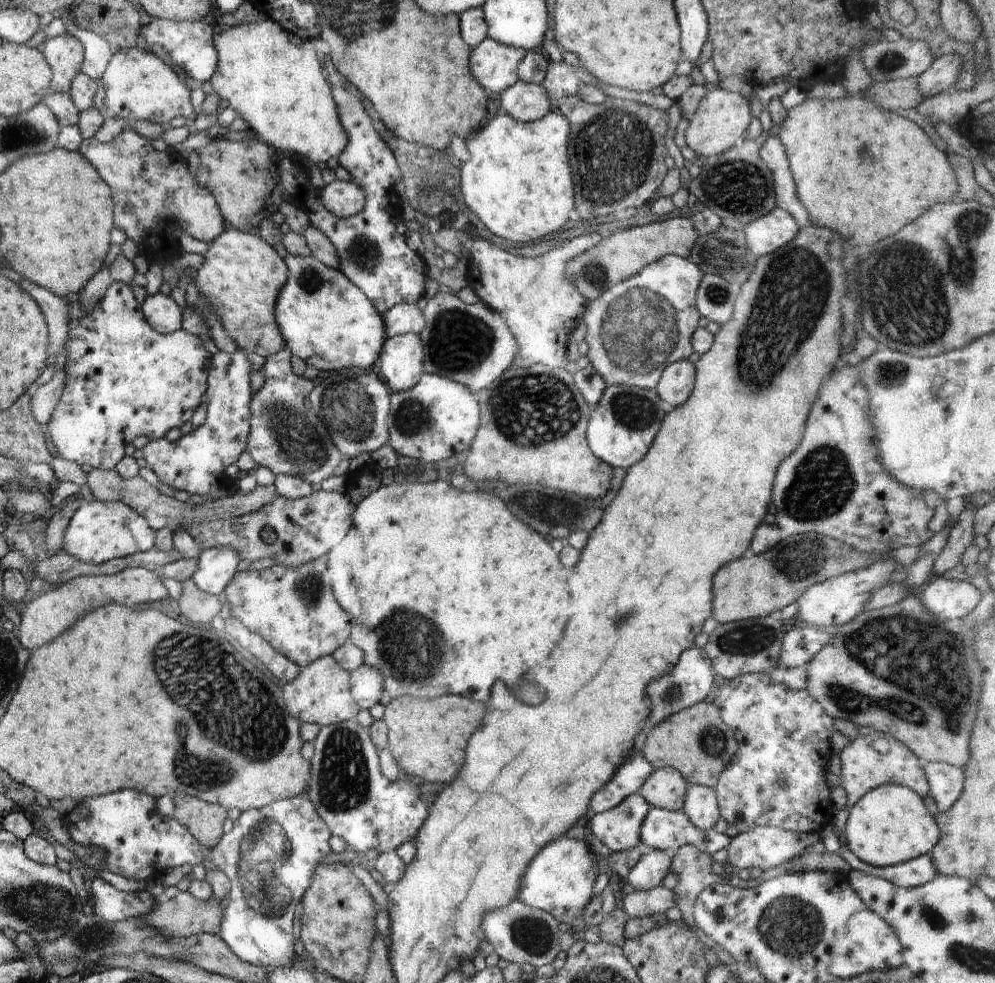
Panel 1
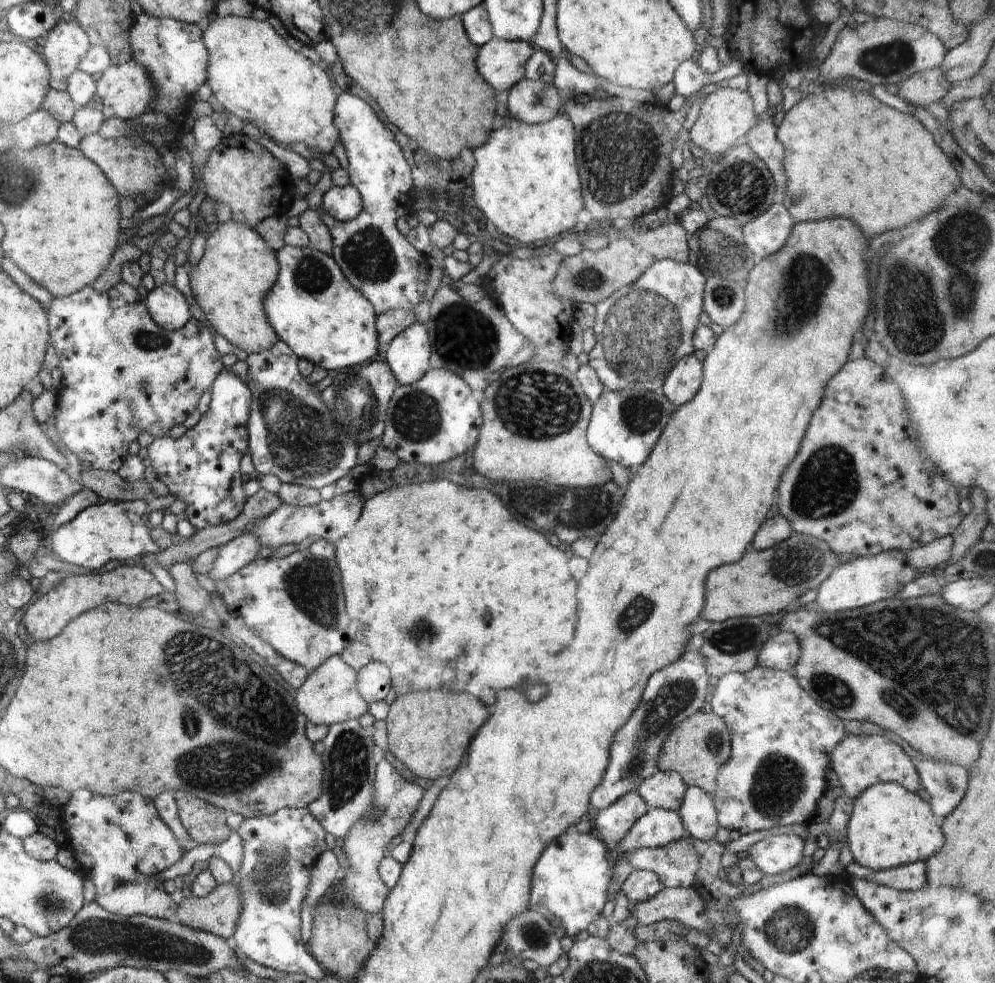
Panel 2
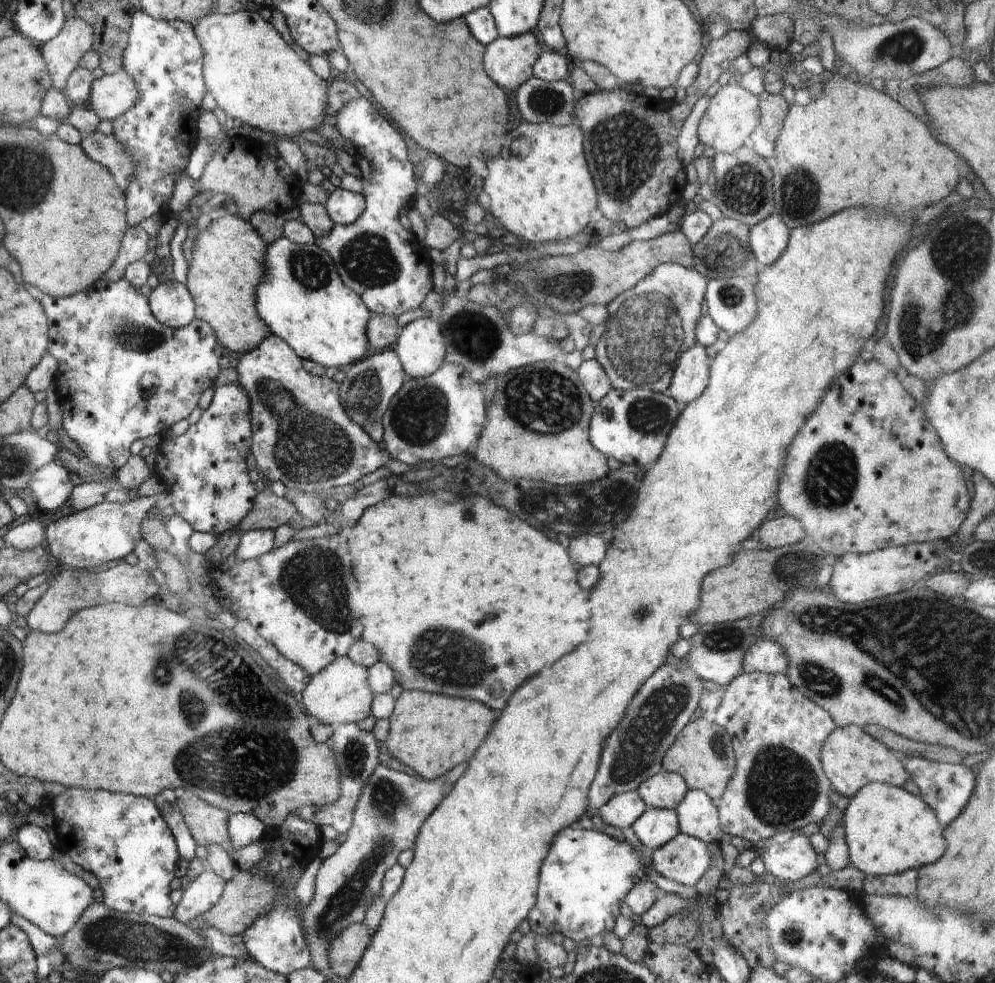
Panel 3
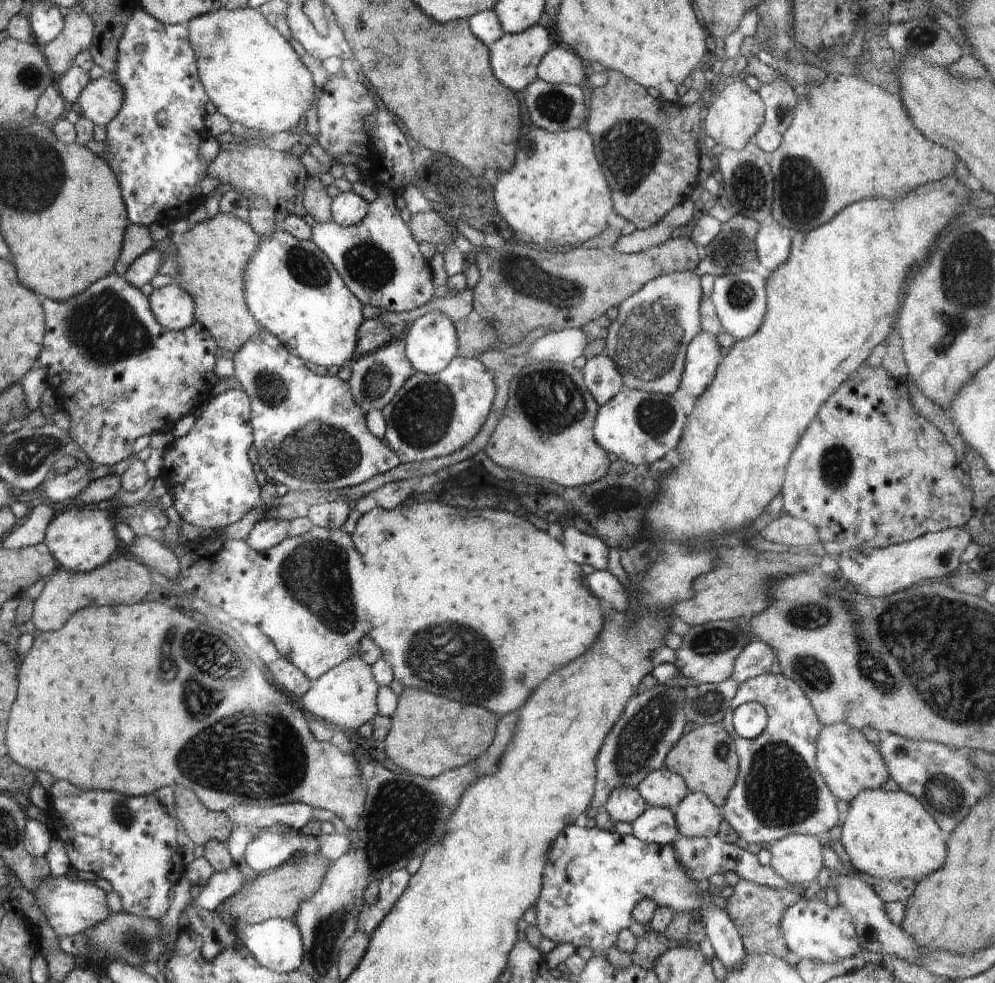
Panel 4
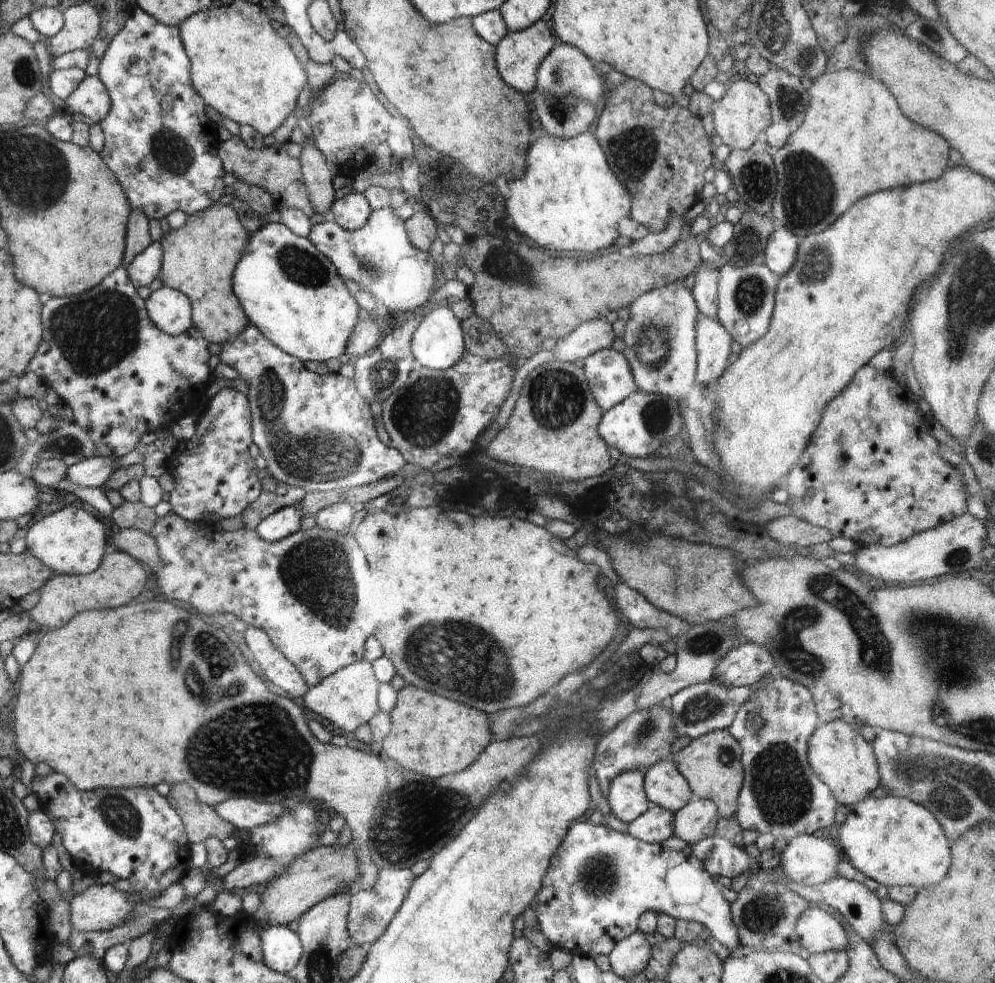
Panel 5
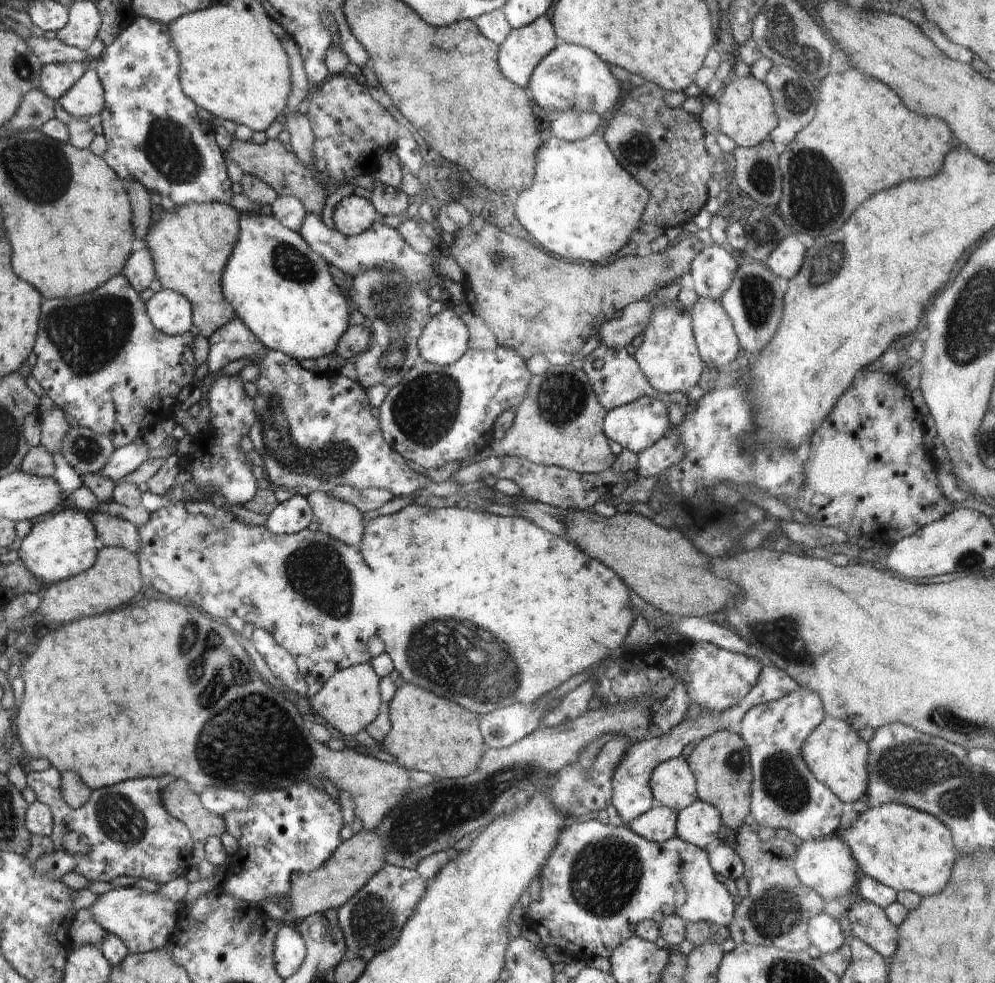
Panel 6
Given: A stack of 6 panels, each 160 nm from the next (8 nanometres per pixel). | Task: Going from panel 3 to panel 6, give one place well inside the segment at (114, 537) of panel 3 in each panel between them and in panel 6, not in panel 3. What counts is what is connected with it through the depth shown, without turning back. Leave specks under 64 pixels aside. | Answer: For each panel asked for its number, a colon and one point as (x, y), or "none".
4: (83, 539)
5: (71, 541)
6: (63, 544)

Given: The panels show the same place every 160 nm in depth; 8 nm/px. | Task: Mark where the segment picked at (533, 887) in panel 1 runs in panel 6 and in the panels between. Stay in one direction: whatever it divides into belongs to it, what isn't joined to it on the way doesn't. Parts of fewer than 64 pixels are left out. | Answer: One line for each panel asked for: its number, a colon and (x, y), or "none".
2: (569, 886)
3: (586, 875)
4: (594, 878)
5: (599, 882)
6: (601, 880)

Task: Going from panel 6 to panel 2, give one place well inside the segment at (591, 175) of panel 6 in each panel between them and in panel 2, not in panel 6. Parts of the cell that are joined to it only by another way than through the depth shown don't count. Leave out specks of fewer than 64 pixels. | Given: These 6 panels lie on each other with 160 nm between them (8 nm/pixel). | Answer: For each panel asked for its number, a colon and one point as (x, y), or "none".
2: (526, 182)
3: (546, 194)
4: (556, 193)
5: (569, 200)

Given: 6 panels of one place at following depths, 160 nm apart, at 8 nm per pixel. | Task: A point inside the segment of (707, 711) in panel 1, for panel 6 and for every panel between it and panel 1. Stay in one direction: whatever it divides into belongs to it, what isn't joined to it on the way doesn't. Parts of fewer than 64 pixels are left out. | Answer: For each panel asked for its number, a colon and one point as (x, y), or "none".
2: (697, 747)
3: (702, 754)
4: (706, 758)
5: (711, 765)
6: (720, 763)

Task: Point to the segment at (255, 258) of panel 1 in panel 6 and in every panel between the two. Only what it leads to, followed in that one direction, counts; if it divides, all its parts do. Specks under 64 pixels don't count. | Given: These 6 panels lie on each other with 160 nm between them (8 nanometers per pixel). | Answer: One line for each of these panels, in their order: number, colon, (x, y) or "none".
2: (230, 284)
3: (228, 259)
4: (212, 257)
5: (200, 257)
6: (190, 245)

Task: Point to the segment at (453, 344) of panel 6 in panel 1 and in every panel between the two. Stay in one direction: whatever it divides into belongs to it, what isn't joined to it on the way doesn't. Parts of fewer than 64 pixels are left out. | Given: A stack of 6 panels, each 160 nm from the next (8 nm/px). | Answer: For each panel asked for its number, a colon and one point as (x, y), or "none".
1: (401, 359)
2: (408, 355)
3: (421, 348)
4: (431, 342)
5: (438, 343)

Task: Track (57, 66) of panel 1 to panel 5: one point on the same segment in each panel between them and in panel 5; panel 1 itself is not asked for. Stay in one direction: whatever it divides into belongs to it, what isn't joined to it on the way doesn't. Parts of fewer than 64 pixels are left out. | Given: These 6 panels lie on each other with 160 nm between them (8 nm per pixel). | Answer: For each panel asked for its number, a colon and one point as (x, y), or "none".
2: (64, 47)
3: (63, 54)
4: (76, 35)
5: (82, 23)

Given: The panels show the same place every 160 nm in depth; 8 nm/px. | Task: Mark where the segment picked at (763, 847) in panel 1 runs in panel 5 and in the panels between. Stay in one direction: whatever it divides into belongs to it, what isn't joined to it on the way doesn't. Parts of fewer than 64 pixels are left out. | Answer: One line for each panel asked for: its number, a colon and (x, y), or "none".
2: (776, 854)
3: (791, 860)
4: (798, 858)
5: (810, 860)

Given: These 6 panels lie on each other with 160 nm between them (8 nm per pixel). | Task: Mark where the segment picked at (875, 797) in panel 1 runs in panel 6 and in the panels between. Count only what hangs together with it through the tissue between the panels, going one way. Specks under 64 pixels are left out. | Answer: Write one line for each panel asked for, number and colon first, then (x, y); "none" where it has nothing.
2: (889, 826)
3: (888, 830)
4: (889, 835)
5: (897, 843)
6: (907, 849)

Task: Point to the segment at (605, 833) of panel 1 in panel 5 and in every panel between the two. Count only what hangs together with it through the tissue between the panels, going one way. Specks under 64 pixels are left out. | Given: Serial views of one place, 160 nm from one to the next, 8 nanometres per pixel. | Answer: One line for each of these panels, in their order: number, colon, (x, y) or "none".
2: (612, 823)
3: (623, 809)
4: (625, 804)
5: (626, 797)

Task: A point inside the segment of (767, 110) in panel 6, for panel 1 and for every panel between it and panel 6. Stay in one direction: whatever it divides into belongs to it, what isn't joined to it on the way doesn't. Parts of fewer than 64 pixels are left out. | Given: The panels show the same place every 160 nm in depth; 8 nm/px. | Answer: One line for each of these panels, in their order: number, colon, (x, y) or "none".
1: (721, 118)
2: (727, 114)
3: (733, 113)
4: (737, 113)
5: (741, 117)

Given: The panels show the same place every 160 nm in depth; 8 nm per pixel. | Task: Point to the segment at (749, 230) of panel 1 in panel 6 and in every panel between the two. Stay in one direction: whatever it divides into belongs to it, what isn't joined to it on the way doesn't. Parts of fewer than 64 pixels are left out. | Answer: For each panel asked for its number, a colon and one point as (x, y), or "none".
2: (765, 235)
3: (768, 239)
4: (773, 241)
5: (780, 253)
6: (786, 259)

